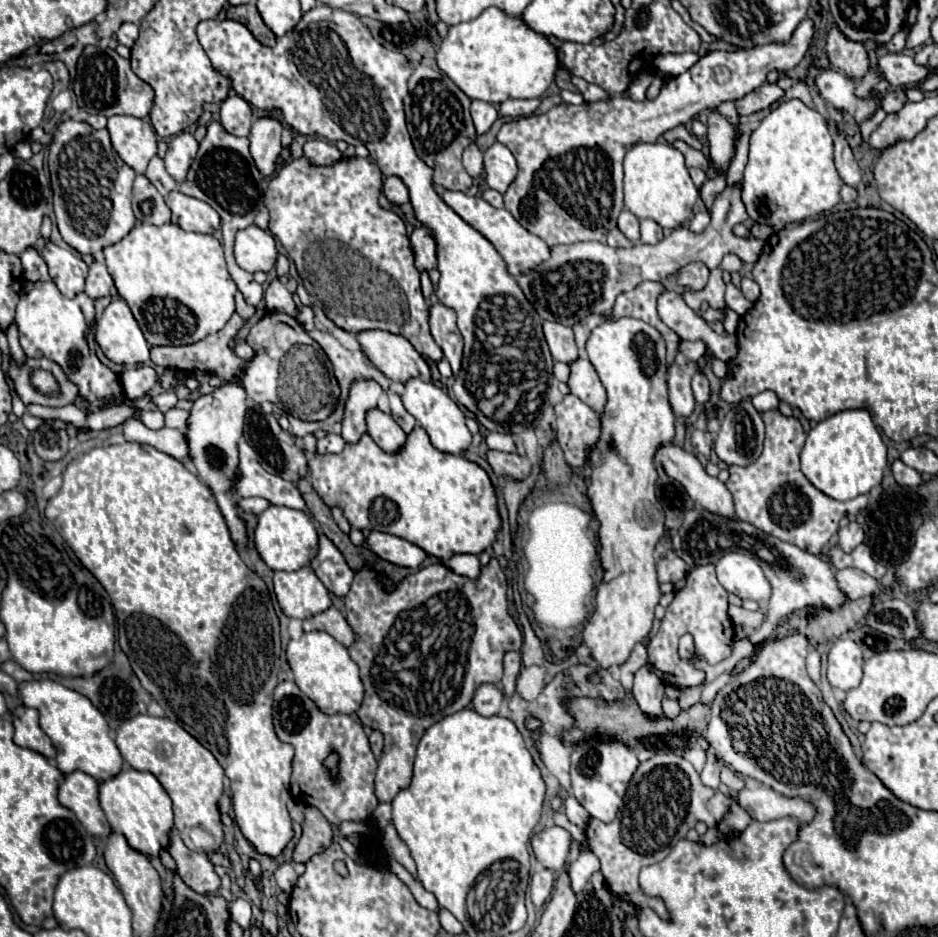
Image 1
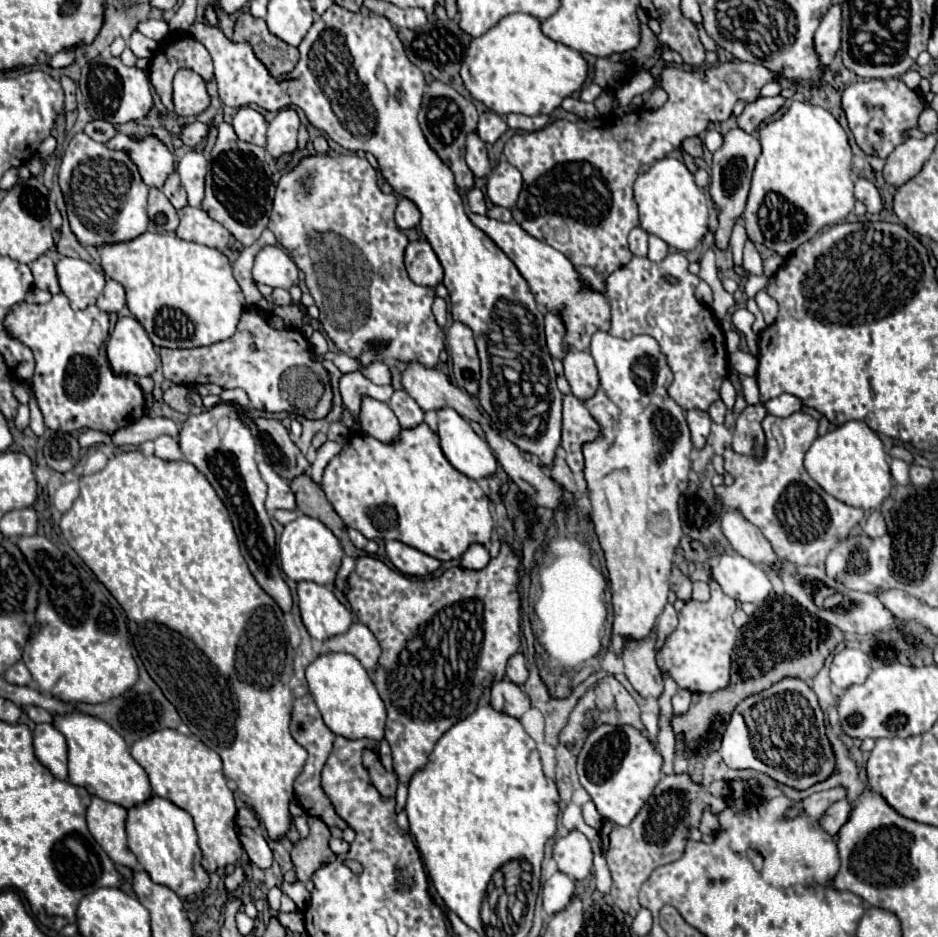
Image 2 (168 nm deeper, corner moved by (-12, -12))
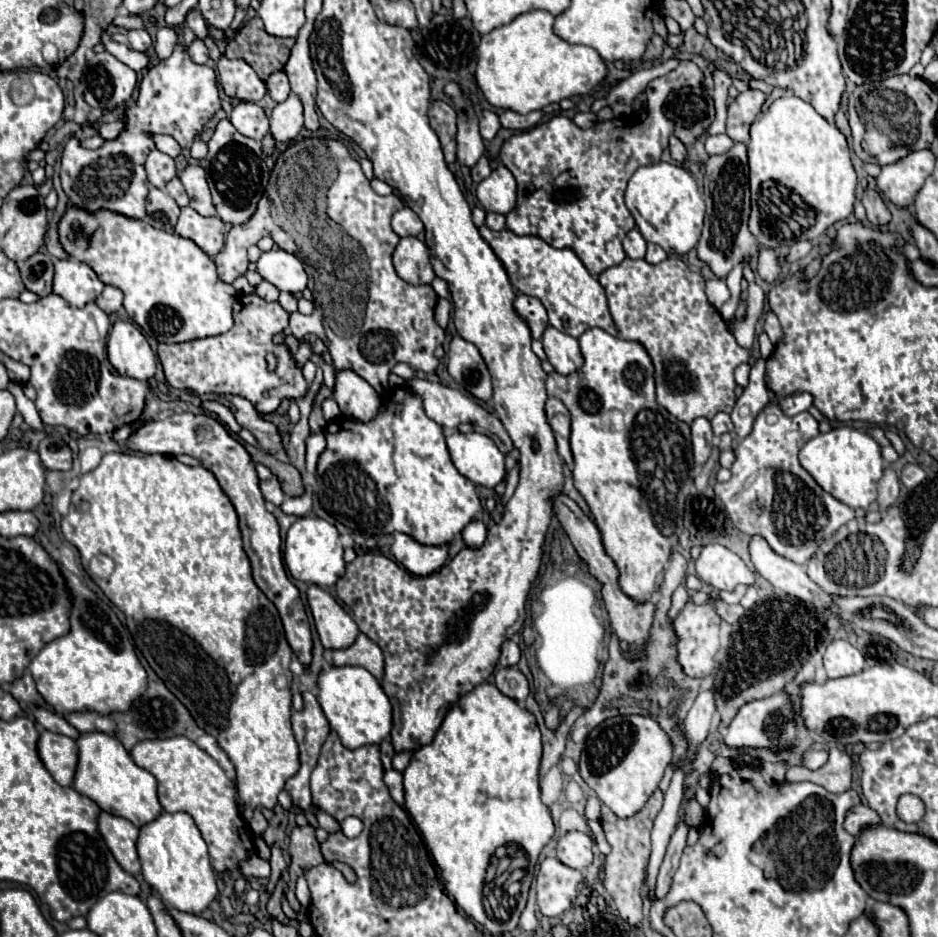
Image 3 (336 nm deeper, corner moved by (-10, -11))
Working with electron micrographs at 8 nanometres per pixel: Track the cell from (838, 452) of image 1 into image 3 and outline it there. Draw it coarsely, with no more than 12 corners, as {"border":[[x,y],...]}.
{"border":[[854,427],[820,433],[800,463],[852,509],[878,497],[880,445]]}

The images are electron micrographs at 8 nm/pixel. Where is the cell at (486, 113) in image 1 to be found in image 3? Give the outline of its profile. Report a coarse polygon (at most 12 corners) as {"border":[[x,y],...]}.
{"border":[[494,111],[480,115],[480,135],[492,141],[500,129],[500,119]]}

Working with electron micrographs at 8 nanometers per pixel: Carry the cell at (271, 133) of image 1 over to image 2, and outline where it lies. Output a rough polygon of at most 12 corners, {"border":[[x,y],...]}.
{"border":[[284,108],[268,126],[272,158],[298,148],[300,118]]}

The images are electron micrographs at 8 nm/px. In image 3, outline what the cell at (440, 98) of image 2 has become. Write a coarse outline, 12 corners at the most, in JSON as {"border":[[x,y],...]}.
{"border":[[432,101],[428,119],[446,163],[456,161],[456,111]]}

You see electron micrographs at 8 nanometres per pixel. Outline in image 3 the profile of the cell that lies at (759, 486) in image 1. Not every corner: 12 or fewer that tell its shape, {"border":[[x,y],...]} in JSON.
{"border":[[766,405],[714,485],[730,519],[804,565],[854,509],[798,461],[810,413]]}

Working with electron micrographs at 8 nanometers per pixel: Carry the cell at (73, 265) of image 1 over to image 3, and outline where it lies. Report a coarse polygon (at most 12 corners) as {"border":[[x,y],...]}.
{"border":[[54,259],[54,293],[84,307],[104,283],[82,261]]}

